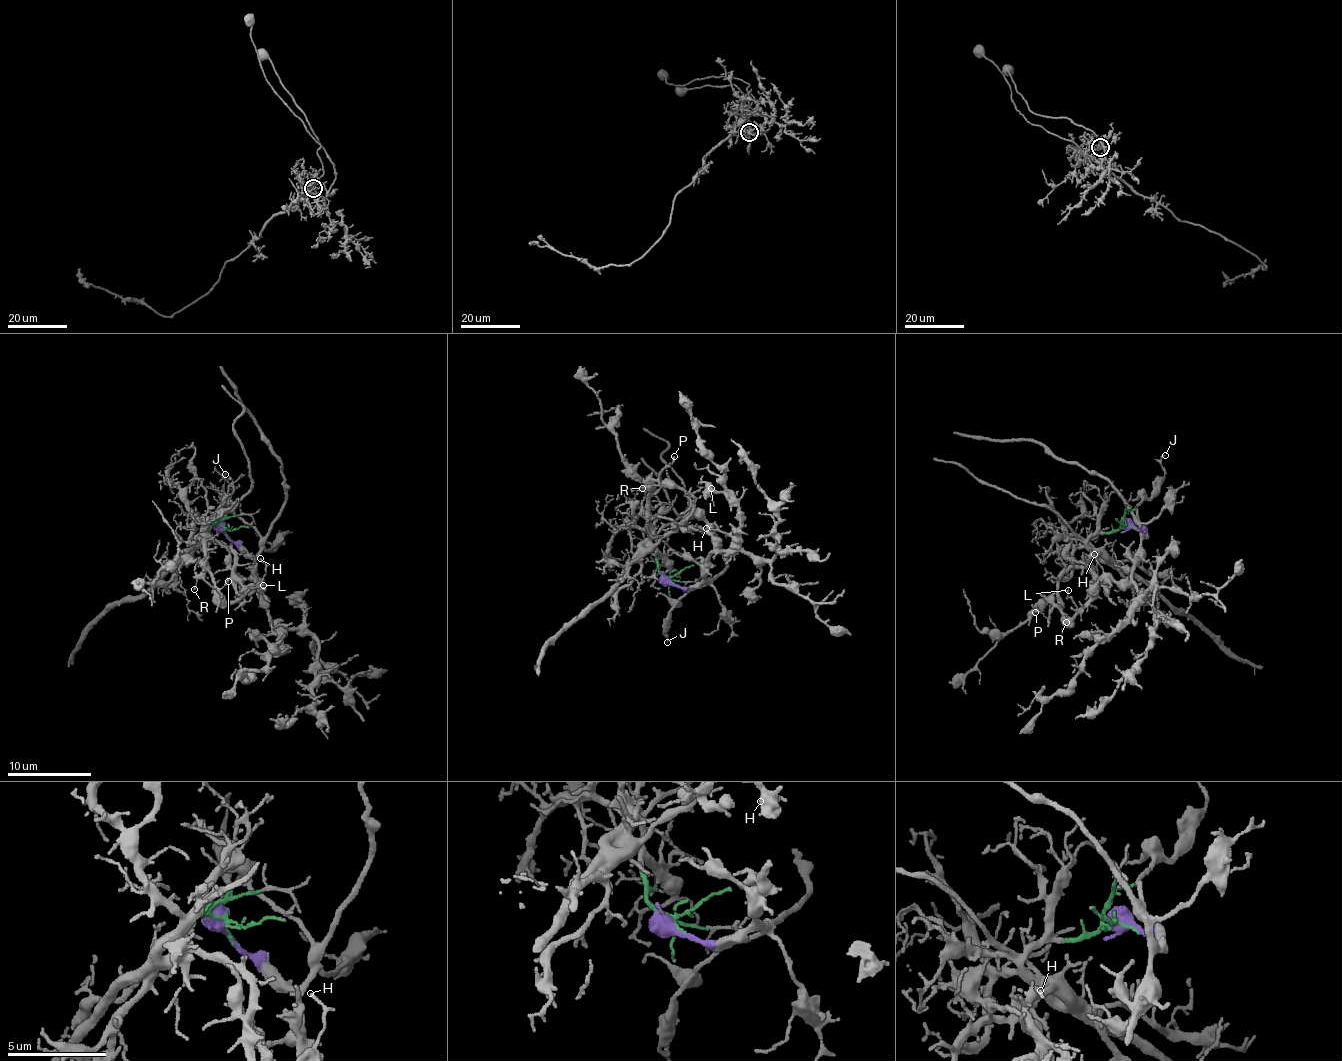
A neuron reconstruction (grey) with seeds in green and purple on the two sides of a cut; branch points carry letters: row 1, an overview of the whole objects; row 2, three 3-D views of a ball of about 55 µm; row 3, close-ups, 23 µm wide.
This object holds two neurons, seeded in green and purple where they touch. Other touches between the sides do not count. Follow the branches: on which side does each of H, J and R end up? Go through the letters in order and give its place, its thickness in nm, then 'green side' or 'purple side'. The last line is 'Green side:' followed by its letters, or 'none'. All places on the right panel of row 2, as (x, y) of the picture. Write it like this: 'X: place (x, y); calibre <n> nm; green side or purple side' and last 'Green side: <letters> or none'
H: place (1094, 554); calibre 90 nm; purple side
J: place (1165, 455); calibre 100 nm; purple side
R: place (1066, 622); calibre 110 nm; green side
Green side: R

